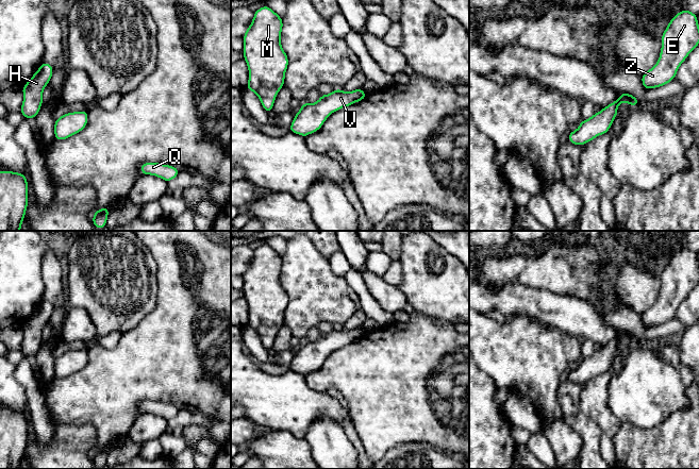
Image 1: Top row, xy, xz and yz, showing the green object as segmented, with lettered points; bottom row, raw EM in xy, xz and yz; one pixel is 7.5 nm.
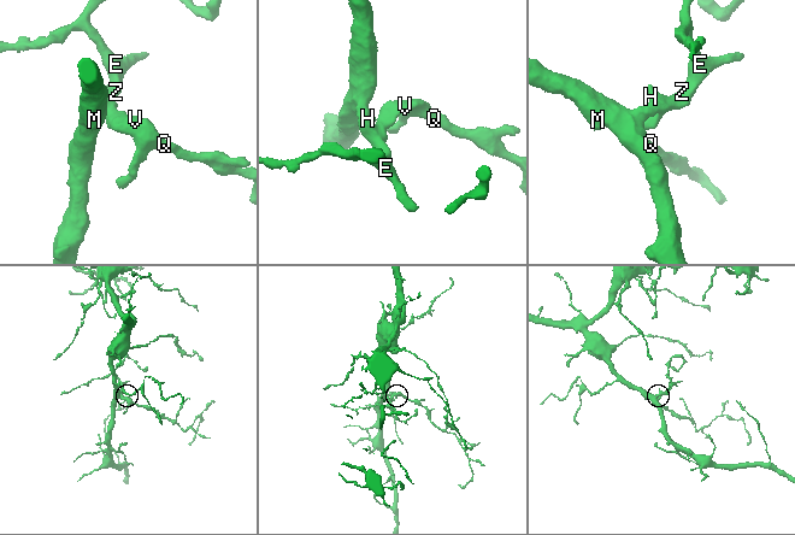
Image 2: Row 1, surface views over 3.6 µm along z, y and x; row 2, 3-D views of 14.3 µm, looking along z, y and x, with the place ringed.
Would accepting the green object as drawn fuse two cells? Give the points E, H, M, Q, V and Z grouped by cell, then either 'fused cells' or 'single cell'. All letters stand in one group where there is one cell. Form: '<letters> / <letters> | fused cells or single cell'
E H M Z / Q V | fused cells

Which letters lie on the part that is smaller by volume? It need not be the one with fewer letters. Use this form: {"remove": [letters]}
{"remove": ["Q", "V"]}

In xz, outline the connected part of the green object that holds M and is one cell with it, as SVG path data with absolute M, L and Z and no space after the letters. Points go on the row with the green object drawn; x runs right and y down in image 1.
M268 5L254 12L244 35L244 58L249 69L246 89L255 93L269 113L284 85L288 57L281 47L282 18Z

